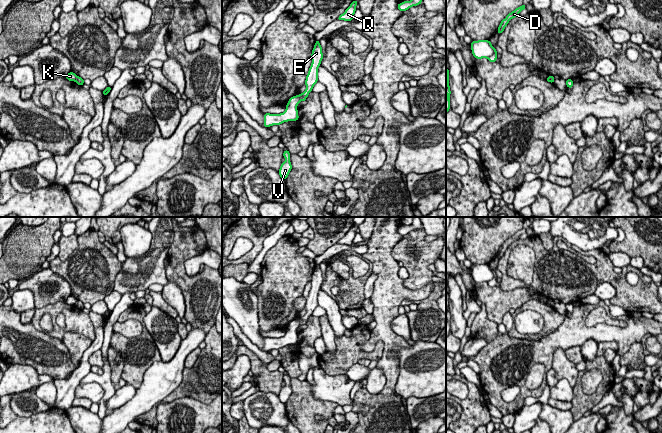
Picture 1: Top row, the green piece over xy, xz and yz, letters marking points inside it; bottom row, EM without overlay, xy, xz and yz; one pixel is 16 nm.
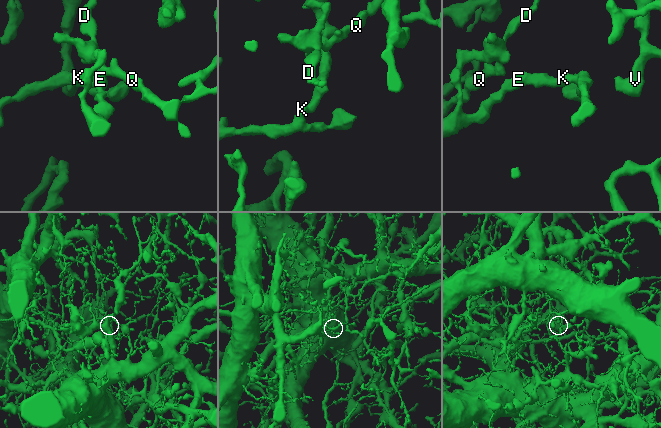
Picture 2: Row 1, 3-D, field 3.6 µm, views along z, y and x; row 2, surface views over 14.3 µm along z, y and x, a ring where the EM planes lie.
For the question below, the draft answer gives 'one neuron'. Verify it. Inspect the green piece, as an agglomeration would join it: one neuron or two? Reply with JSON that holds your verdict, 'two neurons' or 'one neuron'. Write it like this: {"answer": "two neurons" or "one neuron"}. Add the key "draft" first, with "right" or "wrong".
{"draft": "wrong", "answer": "two neurons"}

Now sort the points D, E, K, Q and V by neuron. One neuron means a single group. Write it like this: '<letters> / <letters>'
D E / K Q V

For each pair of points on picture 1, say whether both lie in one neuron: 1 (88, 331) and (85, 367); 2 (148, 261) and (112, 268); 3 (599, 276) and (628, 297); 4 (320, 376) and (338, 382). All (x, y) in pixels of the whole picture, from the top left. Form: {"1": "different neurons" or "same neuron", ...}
{"1": "different neurons", "2": "different neurons", "3": "same neuron", "4": "same neuron"}

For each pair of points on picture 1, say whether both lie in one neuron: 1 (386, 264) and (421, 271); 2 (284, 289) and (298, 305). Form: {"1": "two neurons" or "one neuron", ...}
{"1": "two neurons", "2": "two neurons"}

